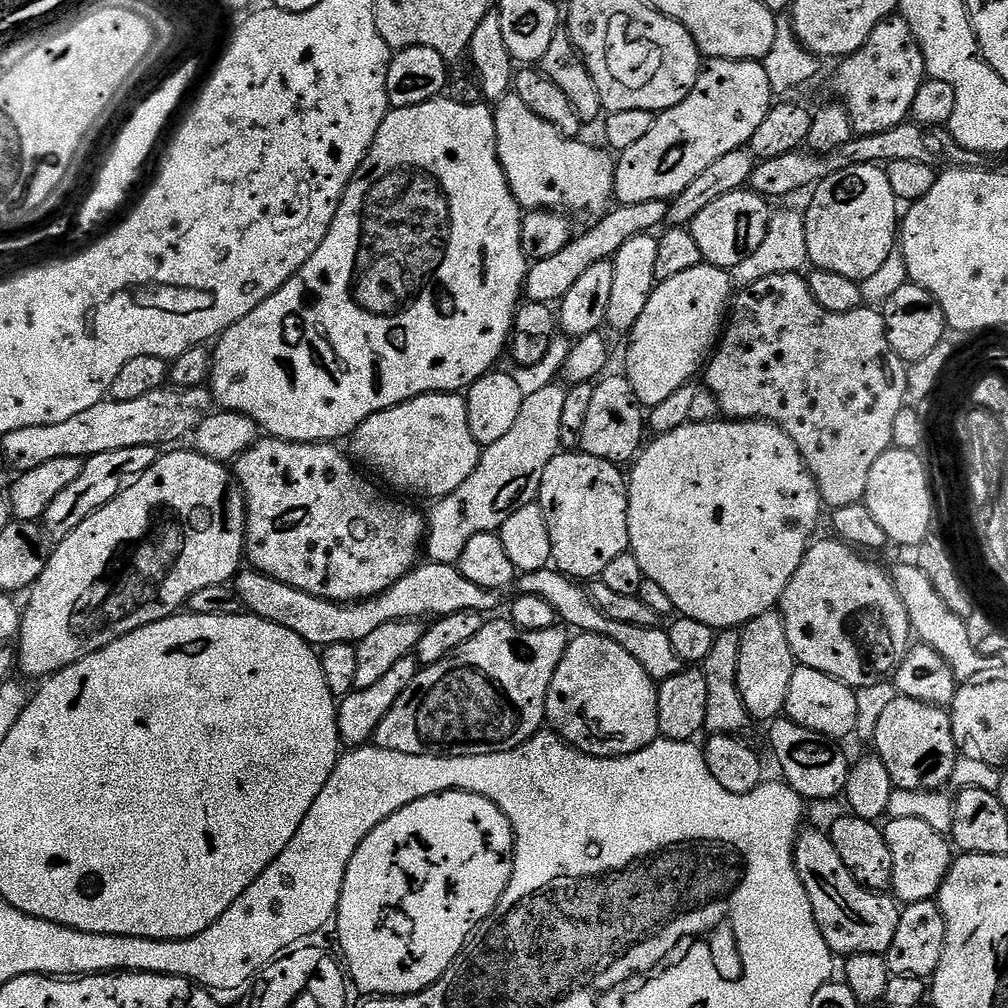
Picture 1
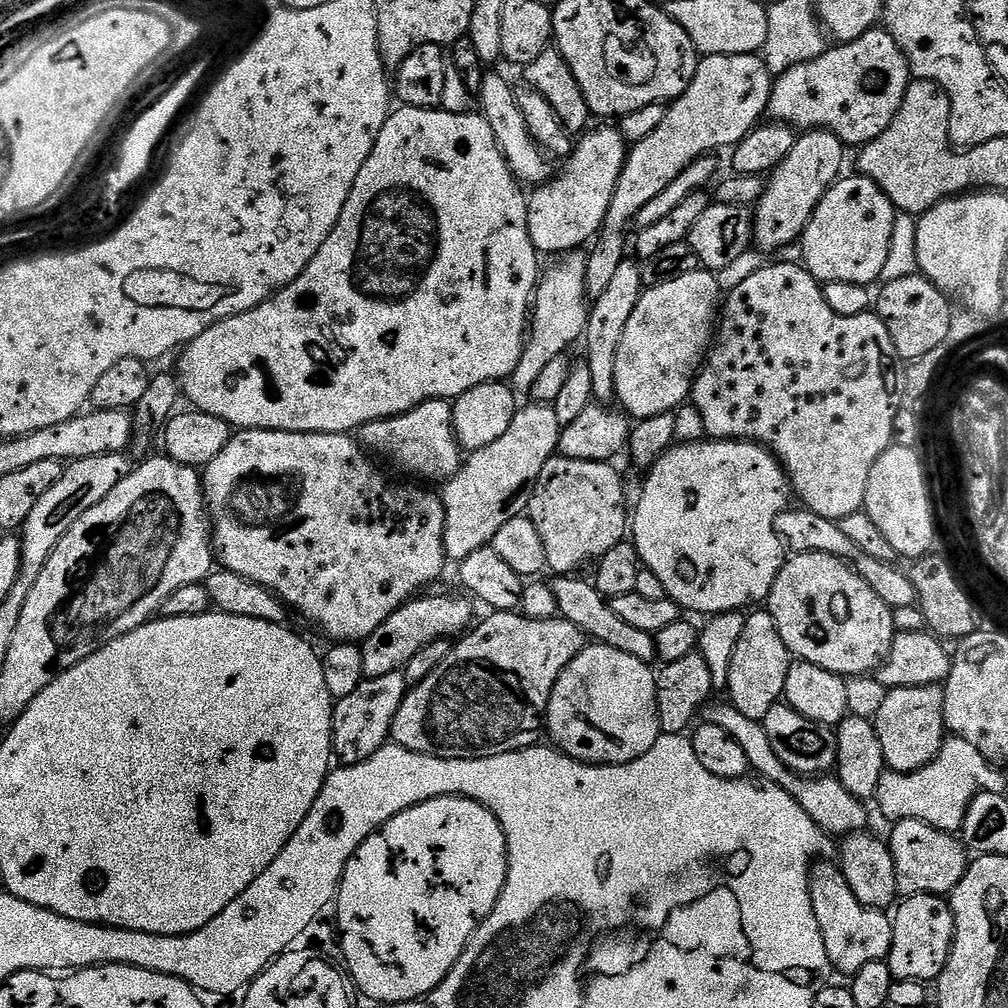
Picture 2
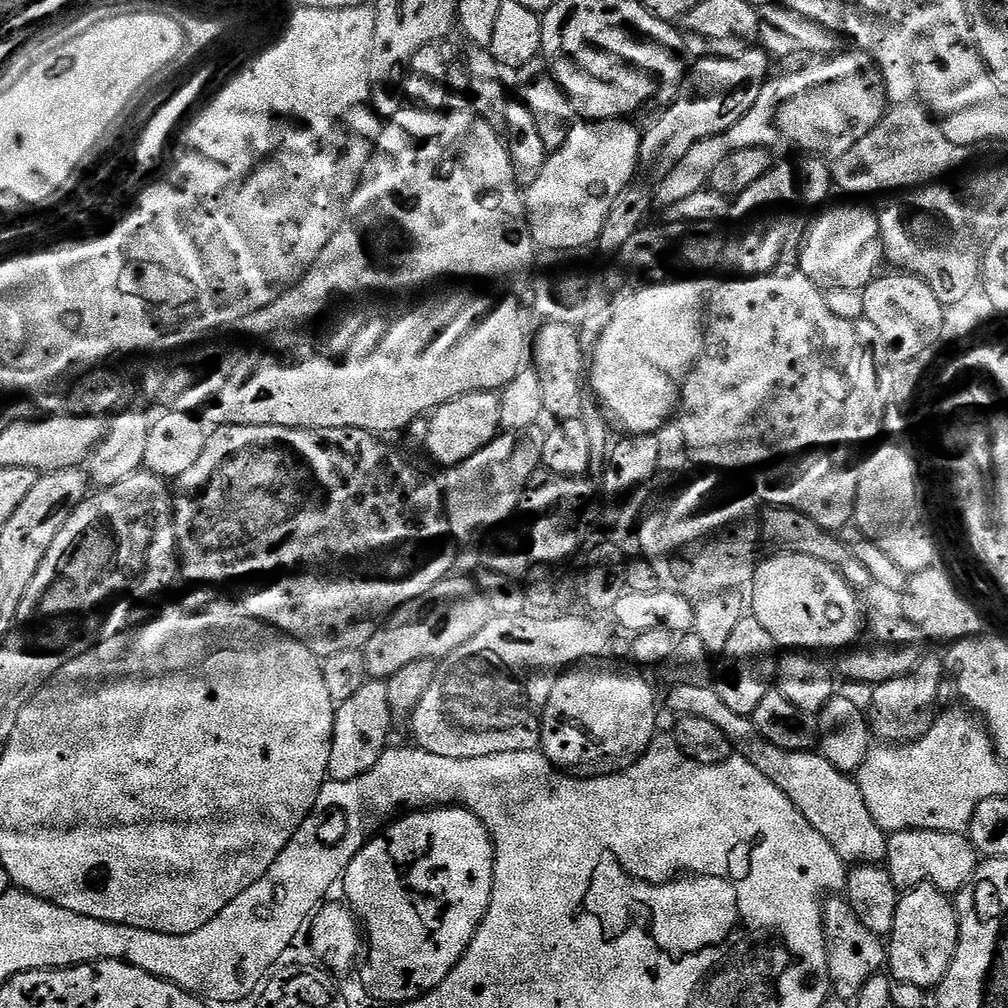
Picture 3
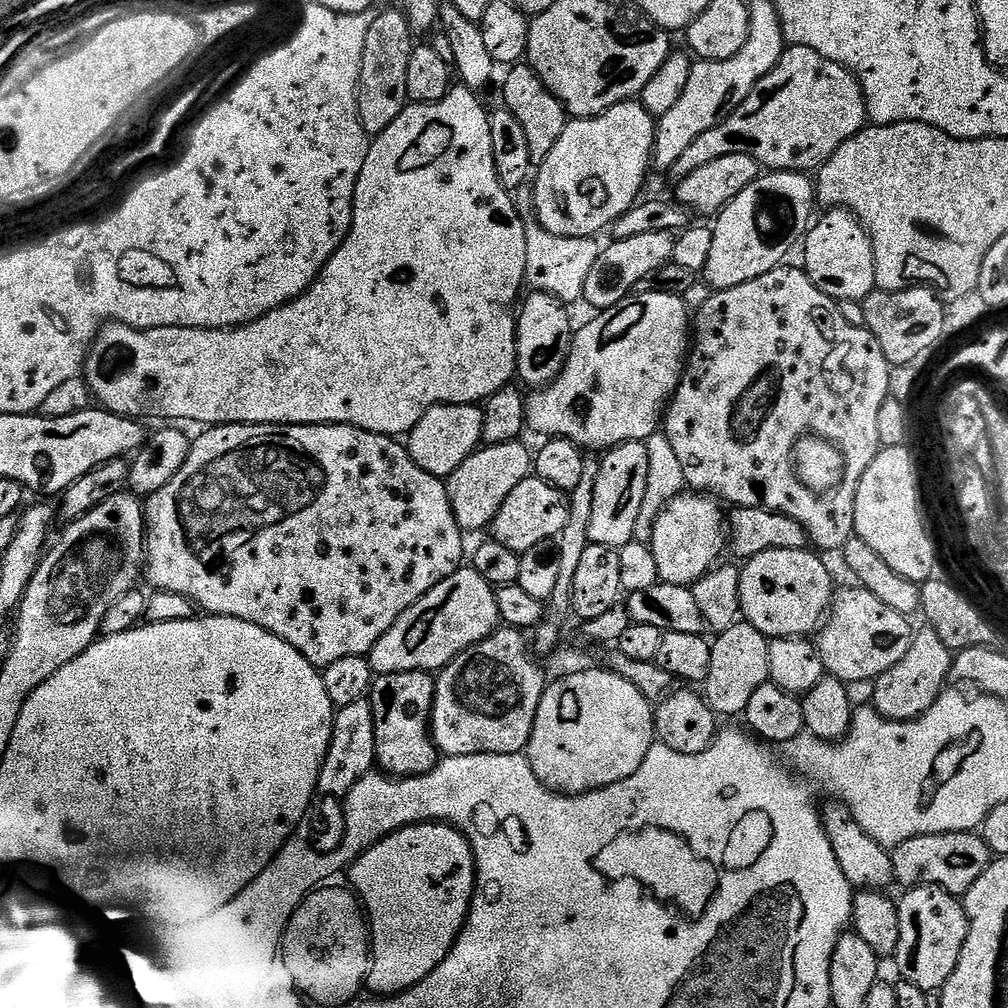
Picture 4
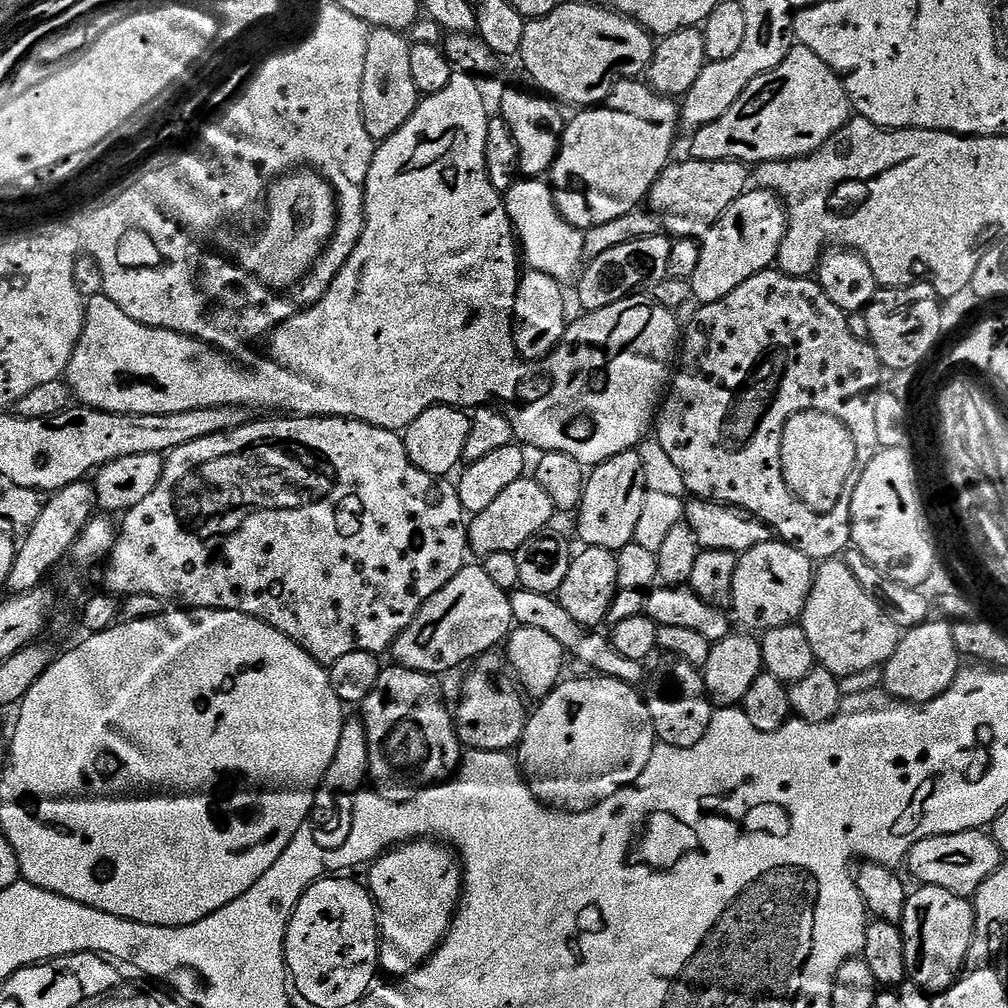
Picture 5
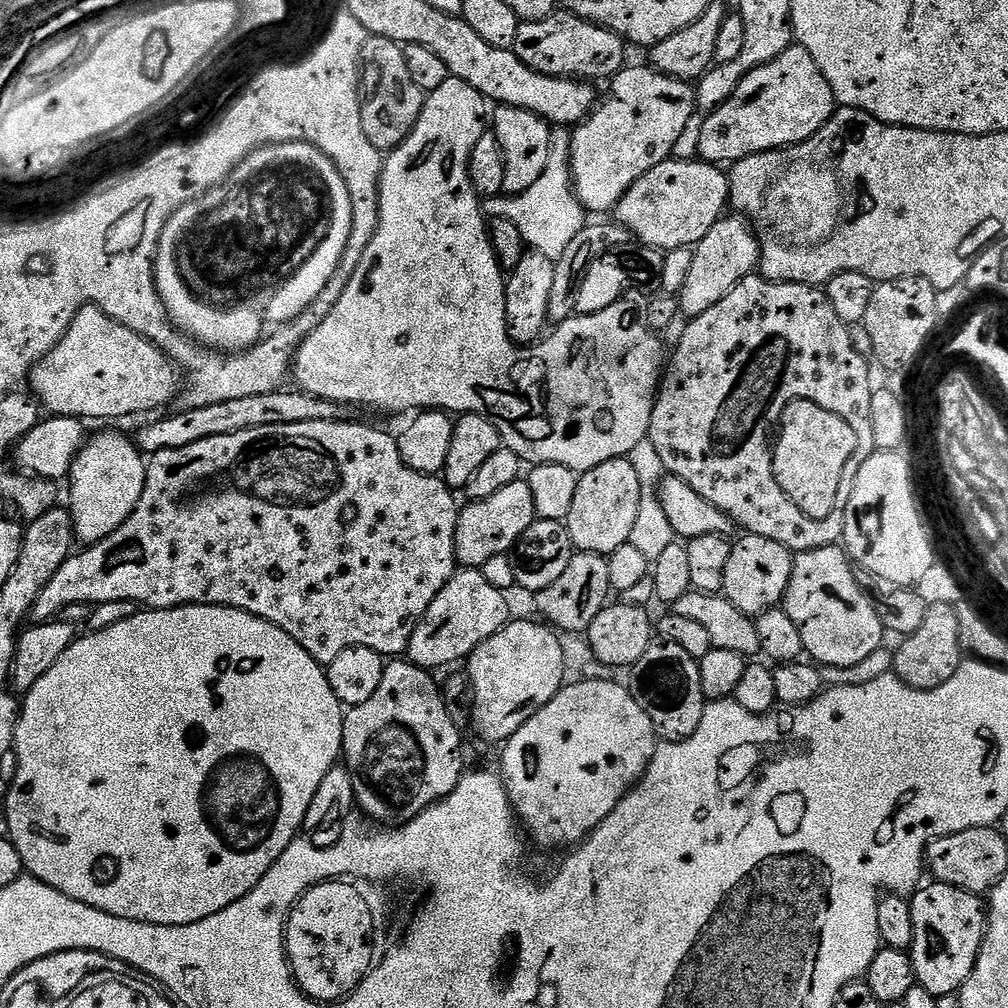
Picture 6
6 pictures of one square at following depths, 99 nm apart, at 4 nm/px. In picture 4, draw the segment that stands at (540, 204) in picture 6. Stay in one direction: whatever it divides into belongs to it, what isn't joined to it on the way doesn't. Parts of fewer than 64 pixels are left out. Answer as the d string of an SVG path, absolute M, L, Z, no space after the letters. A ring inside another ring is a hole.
M539 222L529 223L526 227L526 270L525 281L535 291L549 292L562 302L579 301L584 295L586 278L598 262L602 248L592 238L575 240L569 236L559 236L546 230Z

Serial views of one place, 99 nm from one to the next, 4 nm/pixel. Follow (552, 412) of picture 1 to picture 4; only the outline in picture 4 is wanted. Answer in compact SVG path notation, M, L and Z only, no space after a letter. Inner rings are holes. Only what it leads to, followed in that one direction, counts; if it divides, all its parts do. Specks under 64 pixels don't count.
M511 440L505 444L490 444L481 447L473 456L466 458L452 476L447 477L450 506L465 533L471 534L479 528L487 529L493 518L502 510L502 502L510 498L518 482L529 479L534 472L534 452L524 442Z

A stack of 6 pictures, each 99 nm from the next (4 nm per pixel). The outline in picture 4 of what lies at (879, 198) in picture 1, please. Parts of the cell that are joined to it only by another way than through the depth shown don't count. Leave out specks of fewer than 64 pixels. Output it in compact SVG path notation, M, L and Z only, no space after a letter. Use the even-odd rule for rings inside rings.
M832 208L825 212L828 213L809 227L808 234L802 241L802 267L814 286L818 286L818 290L822 290L822 294L826 294L831 300L863 302L870 293L877 291L871 235L862 221L845 209Z

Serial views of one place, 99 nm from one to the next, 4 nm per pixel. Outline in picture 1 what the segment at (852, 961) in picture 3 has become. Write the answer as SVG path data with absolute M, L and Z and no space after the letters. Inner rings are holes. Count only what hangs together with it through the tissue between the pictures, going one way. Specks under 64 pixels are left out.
M801 831L797 835L795 849L798 878L810 898L818 930L822 930L822 938L826 938L828 949L840 958L858 954L887 954L898 930L901 905L891 895L863 888L854 874L846 870L846 862L838 858L831 835Z

